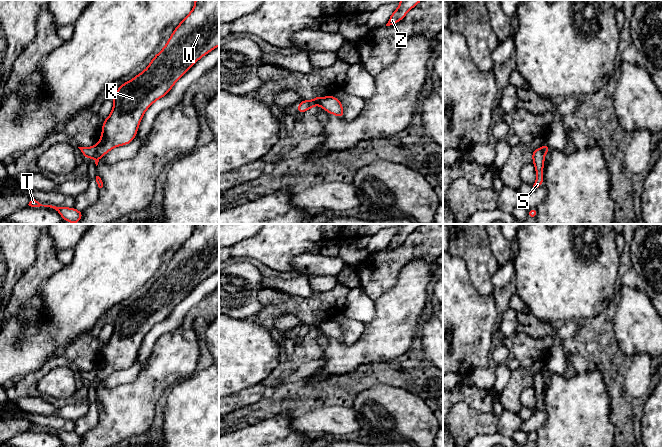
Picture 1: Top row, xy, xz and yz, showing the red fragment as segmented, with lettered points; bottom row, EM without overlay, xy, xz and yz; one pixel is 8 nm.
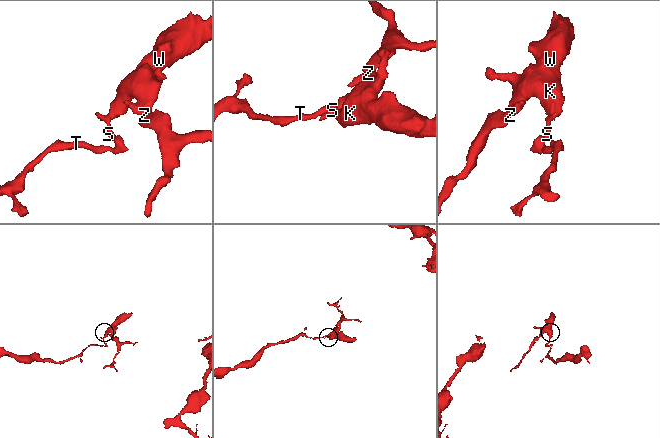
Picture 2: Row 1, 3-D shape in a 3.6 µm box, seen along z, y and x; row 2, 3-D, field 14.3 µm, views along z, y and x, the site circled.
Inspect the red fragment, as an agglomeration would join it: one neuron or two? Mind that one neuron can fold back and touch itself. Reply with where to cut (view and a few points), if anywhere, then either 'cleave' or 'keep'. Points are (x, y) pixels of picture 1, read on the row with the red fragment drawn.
cut xy (95, 146), (96, 152), (100, 157); cleave

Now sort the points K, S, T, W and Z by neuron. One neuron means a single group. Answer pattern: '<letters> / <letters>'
K W Z / S T

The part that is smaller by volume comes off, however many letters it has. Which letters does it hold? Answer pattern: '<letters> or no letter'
K, W, Z

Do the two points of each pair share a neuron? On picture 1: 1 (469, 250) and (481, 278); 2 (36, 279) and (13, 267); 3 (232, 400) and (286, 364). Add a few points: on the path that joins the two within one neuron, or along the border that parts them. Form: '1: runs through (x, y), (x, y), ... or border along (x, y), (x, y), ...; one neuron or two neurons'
1: runs through (476, 257), (481, 263), (481, 271); one neuron
2: border along (35, 252), (35, 261), (16, 283), (11, 293); two neurons
3: runs through (246, 397), (254, 394), (273, 378); one neuron

